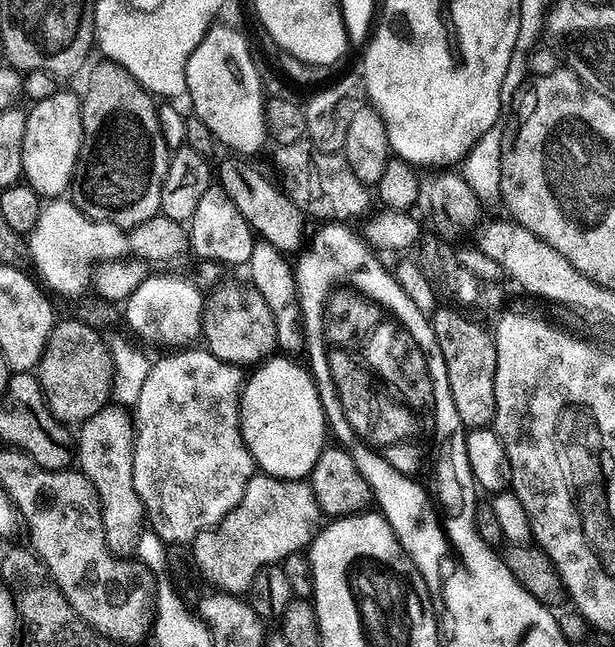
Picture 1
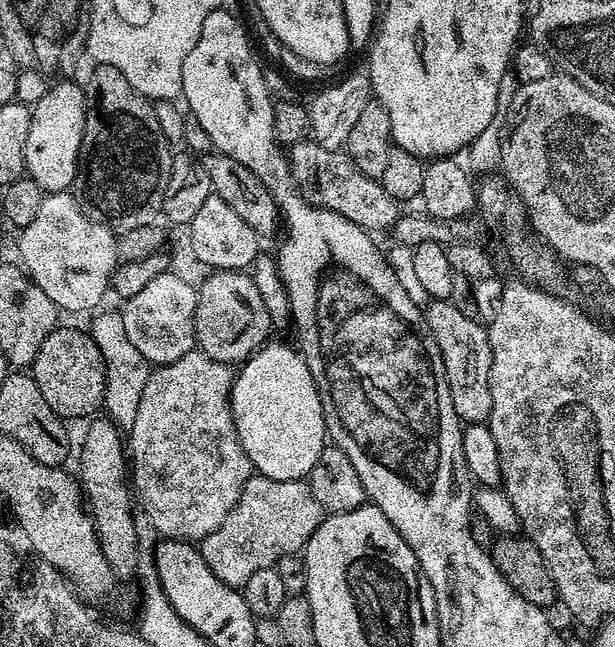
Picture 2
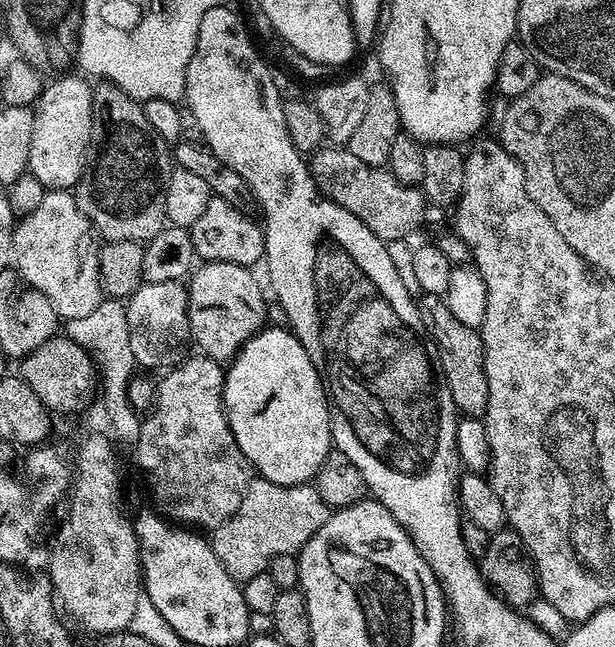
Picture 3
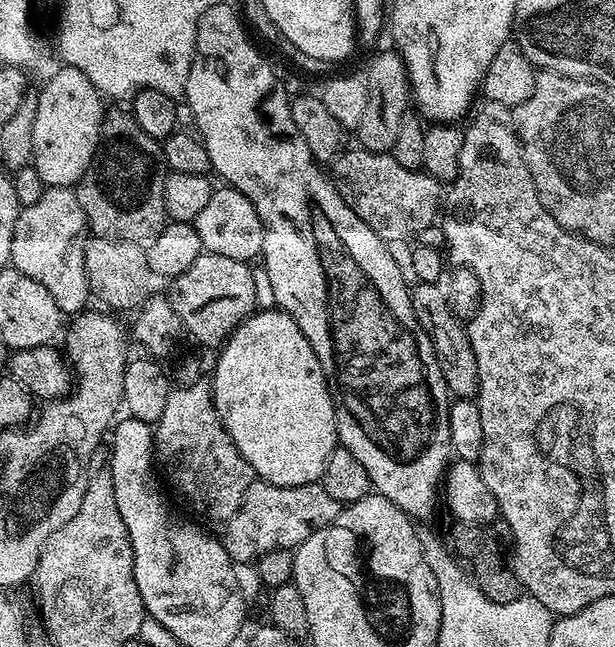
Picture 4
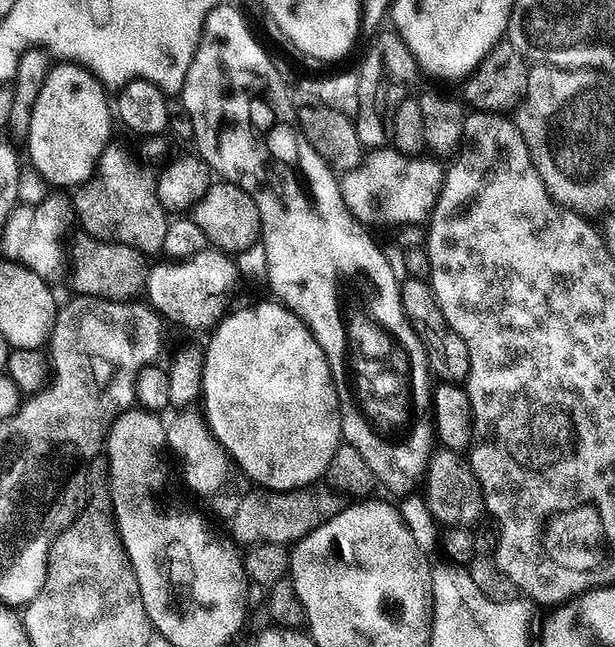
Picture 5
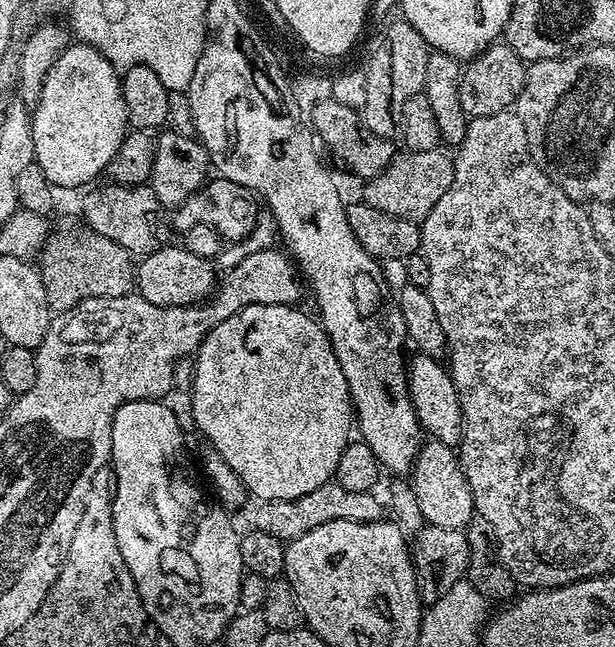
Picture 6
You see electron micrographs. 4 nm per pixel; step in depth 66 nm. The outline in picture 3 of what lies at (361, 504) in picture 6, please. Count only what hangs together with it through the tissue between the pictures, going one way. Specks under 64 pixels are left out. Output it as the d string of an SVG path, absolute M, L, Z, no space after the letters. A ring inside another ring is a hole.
M253 478L246 494L242 498L242 506L231 516L225 524L219 524L211 533L210 543L214 554L218 554L218 562L238 582L252 580L256 575L267 573L268 563L278 554L296 554L304 547L318 530L327 522L330 509L326 502L322 502L322 494L311 483L279 484L263 478Z

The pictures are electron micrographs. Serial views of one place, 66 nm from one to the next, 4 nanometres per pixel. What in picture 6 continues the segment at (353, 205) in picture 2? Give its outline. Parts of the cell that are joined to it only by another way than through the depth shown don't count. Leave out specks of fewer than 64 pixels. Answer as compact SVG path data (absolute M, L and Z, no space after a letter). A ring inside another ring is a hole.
M437 146L425 152L410 152L407 150L393 155L392 165L382 174L363 185L363 203L374 206L374 210L382 210L386 214L394 214L398 218L406 218L422 222L438 198L450 190L450 182L454 182L456 161L451 155L443 152L443 147Z

